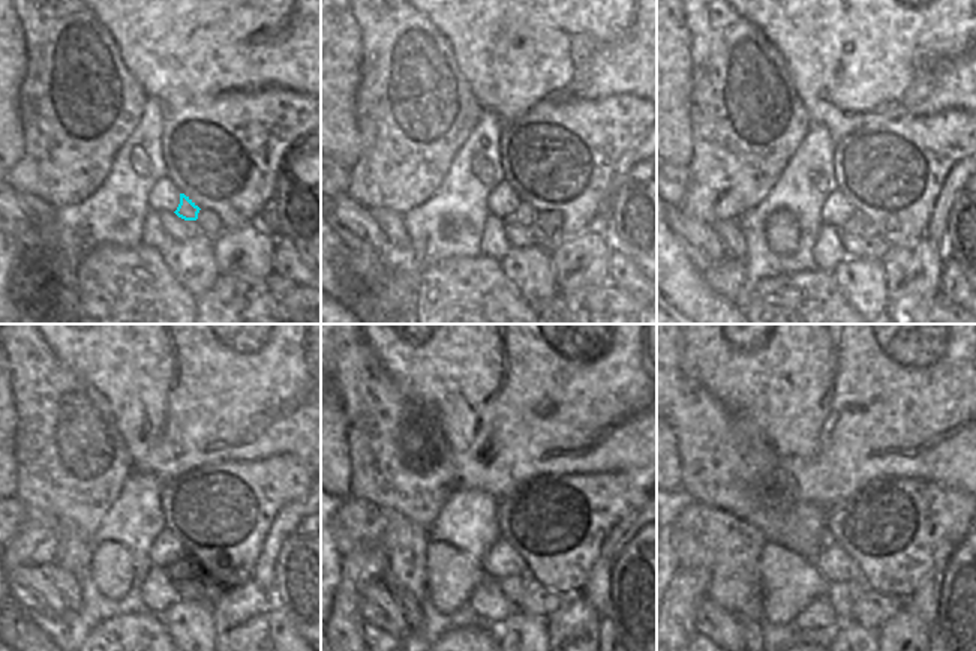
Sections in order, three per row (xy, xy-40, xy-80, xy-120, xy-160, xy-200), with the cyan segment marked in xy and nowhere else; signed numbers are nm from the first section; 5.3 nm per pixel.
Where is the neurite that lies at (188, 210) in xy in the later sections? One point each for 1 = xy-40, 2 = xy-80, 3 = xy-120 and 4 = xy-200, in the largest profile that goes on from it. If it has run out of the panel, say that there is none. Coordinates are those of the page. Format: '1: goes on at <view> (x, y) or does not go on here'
1: goes on at xy-40 (523, 215)
2: goes on at xy-80 (856, 225)
3: goes on at xy-120 (186, 567)
4: goes on at xy-200 (841, 596)

